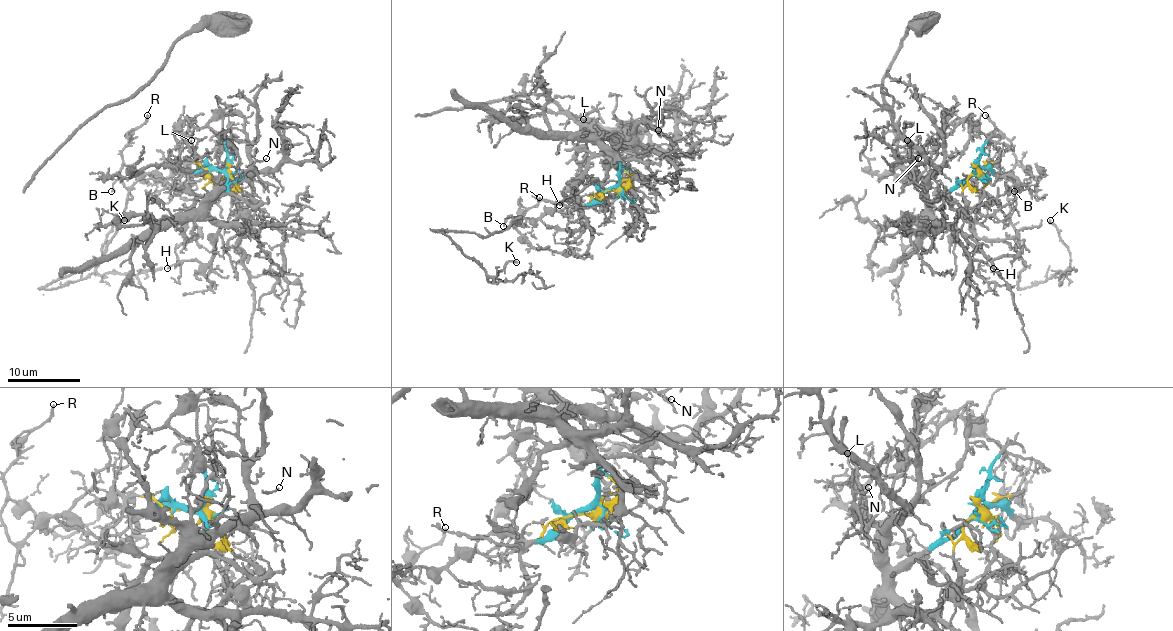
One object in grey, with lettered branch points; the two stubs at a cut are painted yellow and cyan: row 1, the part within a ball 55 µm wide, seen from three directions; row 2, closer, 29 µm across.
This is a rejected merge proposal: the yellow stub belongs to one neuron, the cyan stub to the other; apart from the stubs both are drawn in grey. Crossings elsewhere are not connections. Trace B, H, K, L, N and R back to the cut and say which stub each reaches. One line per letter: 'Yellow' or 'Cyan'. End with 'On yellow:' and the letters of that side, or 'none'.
B: Yellow
H: Cyan
K: Yellow
L: Cyan
N: Cyan
R: Yellow
On yellow: B, K, R

